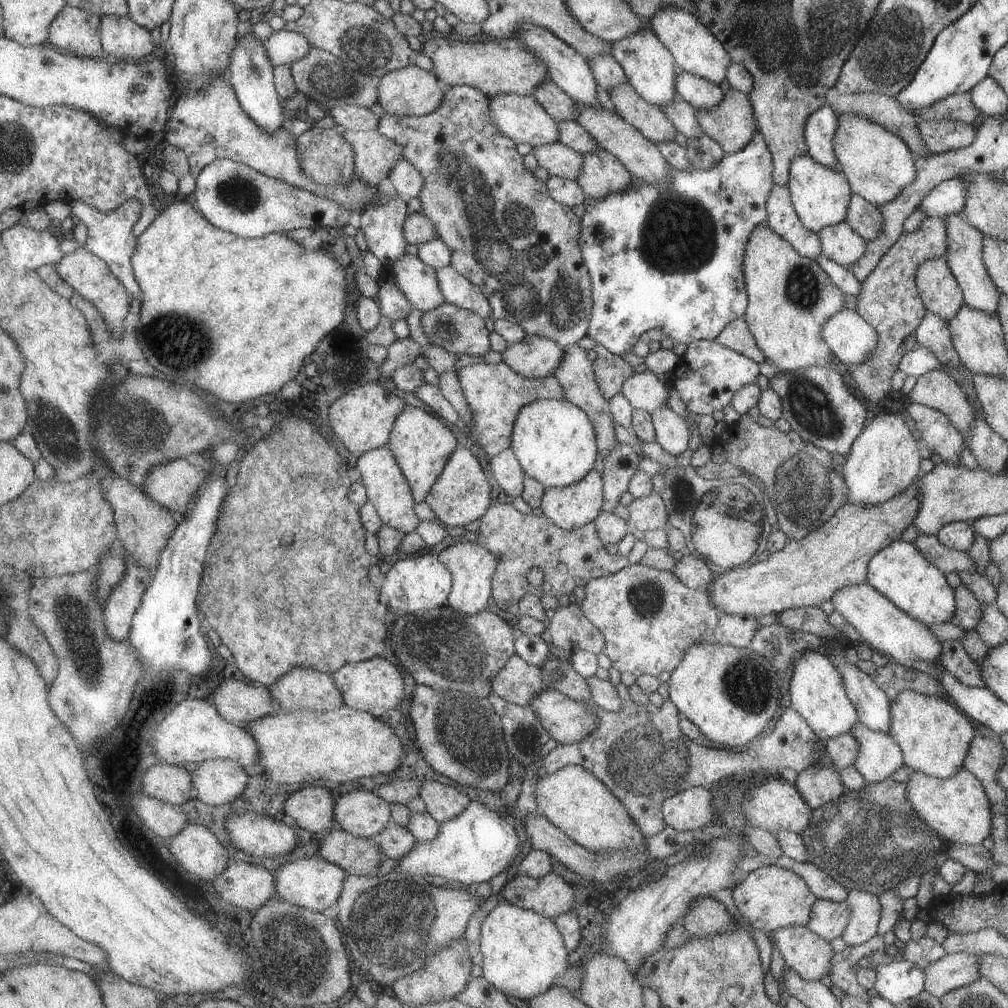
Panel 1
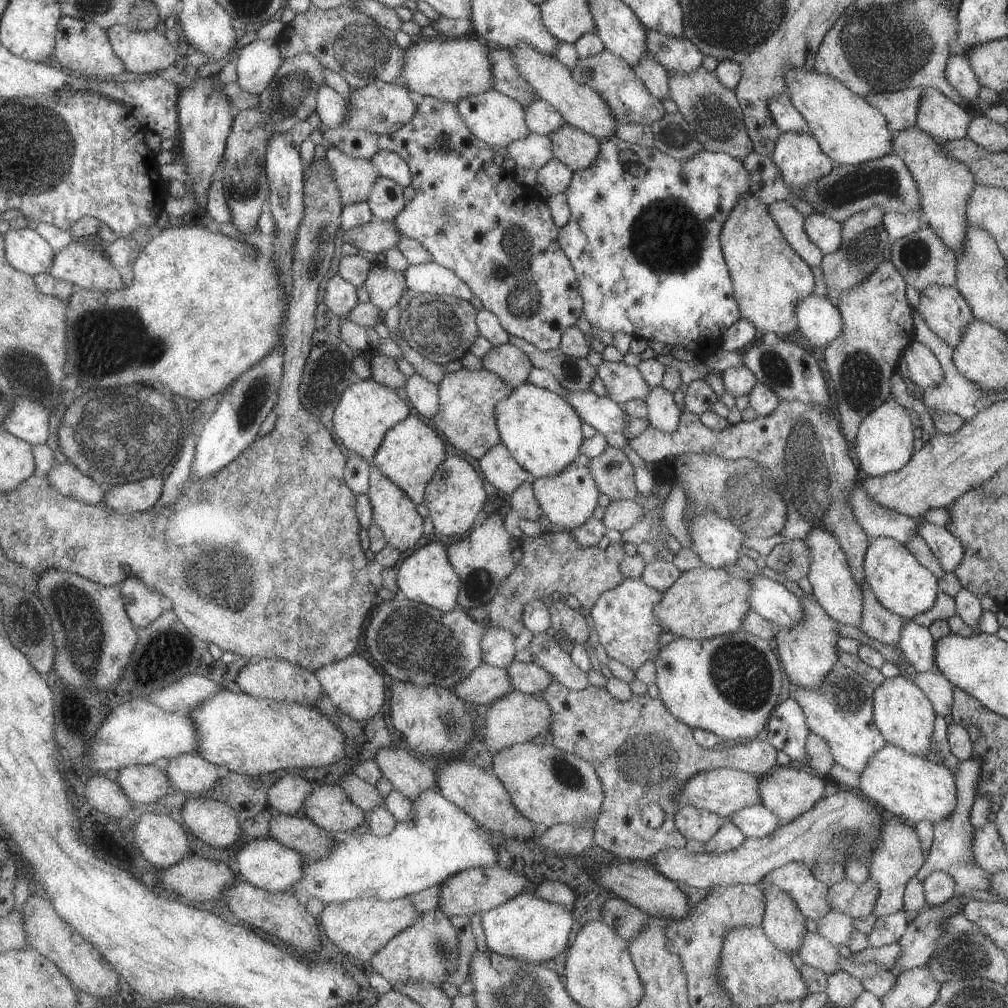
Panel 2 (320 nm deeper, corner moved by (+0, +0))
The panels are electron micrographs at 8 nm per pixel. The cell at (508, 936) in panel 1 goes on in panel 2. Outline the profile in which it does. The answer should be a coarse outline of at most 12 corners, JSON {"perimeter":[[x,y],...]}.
{"perimeter":[[521,891],[483,912],[487,950],[551,963],[569,909]]}

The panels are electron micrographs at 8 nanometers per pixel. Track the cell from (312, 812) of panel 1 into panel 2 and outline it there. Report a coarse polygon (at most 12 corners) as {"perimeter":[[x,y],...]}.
{"perimeter":[[289,771],[269,789],[269,806],[304,815],[314,784]]}

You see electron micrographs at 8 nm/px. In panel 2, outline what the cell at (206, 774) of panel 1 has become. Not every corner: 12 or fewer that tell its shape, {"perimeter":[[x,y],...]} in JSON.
{"perimeter":[[197,752],[169,758],[173,788],[203,796],[219,782],[221,768]]}

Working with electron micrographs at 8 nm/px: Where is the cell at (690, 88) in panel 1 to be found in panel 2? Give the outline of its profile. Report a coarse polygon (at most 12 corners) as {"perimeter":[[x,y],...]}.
{"perimeter":[[645,29],[647,52],[669,72],[688,73],[702,52],[685,37]]}

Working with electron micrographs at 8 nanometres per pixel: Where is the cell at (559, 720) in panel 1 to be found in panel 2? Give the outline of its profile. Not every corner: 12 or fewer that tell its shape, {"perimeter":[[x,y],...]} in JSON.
{"perimeter":[[513,689],[480,709],[488,750],[530,741],[548,730],[539,696]]}

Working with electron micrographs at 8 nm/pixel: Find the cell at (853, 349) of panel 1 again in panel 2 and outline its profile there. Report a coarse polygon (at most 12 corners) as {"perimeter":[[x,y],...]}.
{"perimeter":[[809,293],[794,308],[797,330],[824,348],[841,332],[837,307]]}

